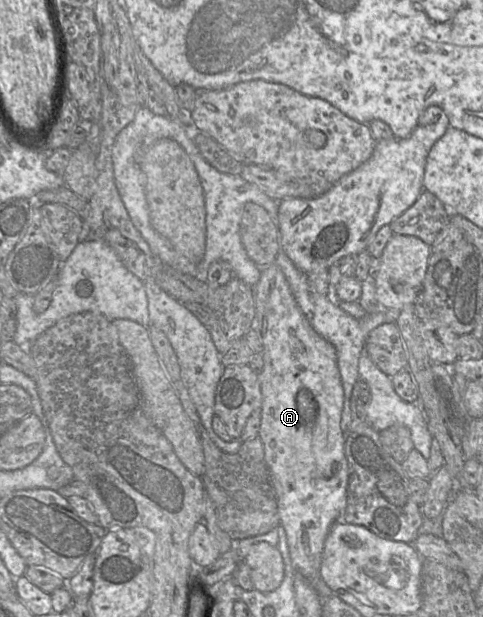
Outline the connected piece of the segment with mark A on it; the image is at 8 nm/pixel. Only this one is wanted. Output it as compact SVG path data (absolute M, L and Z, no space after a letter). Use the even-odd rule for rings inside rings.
M279 265L262 269L254 286L254 296L257 332L262 339L264 360L264 367L258 374L262 393L258 438L263 443L265 461L276 492L280 526L285 531L292 566L313 586L319 578L326 537L332 525L341 520L347 504L348 463L344 451L345 433L341 429L344 390L336 348L311 326Z

